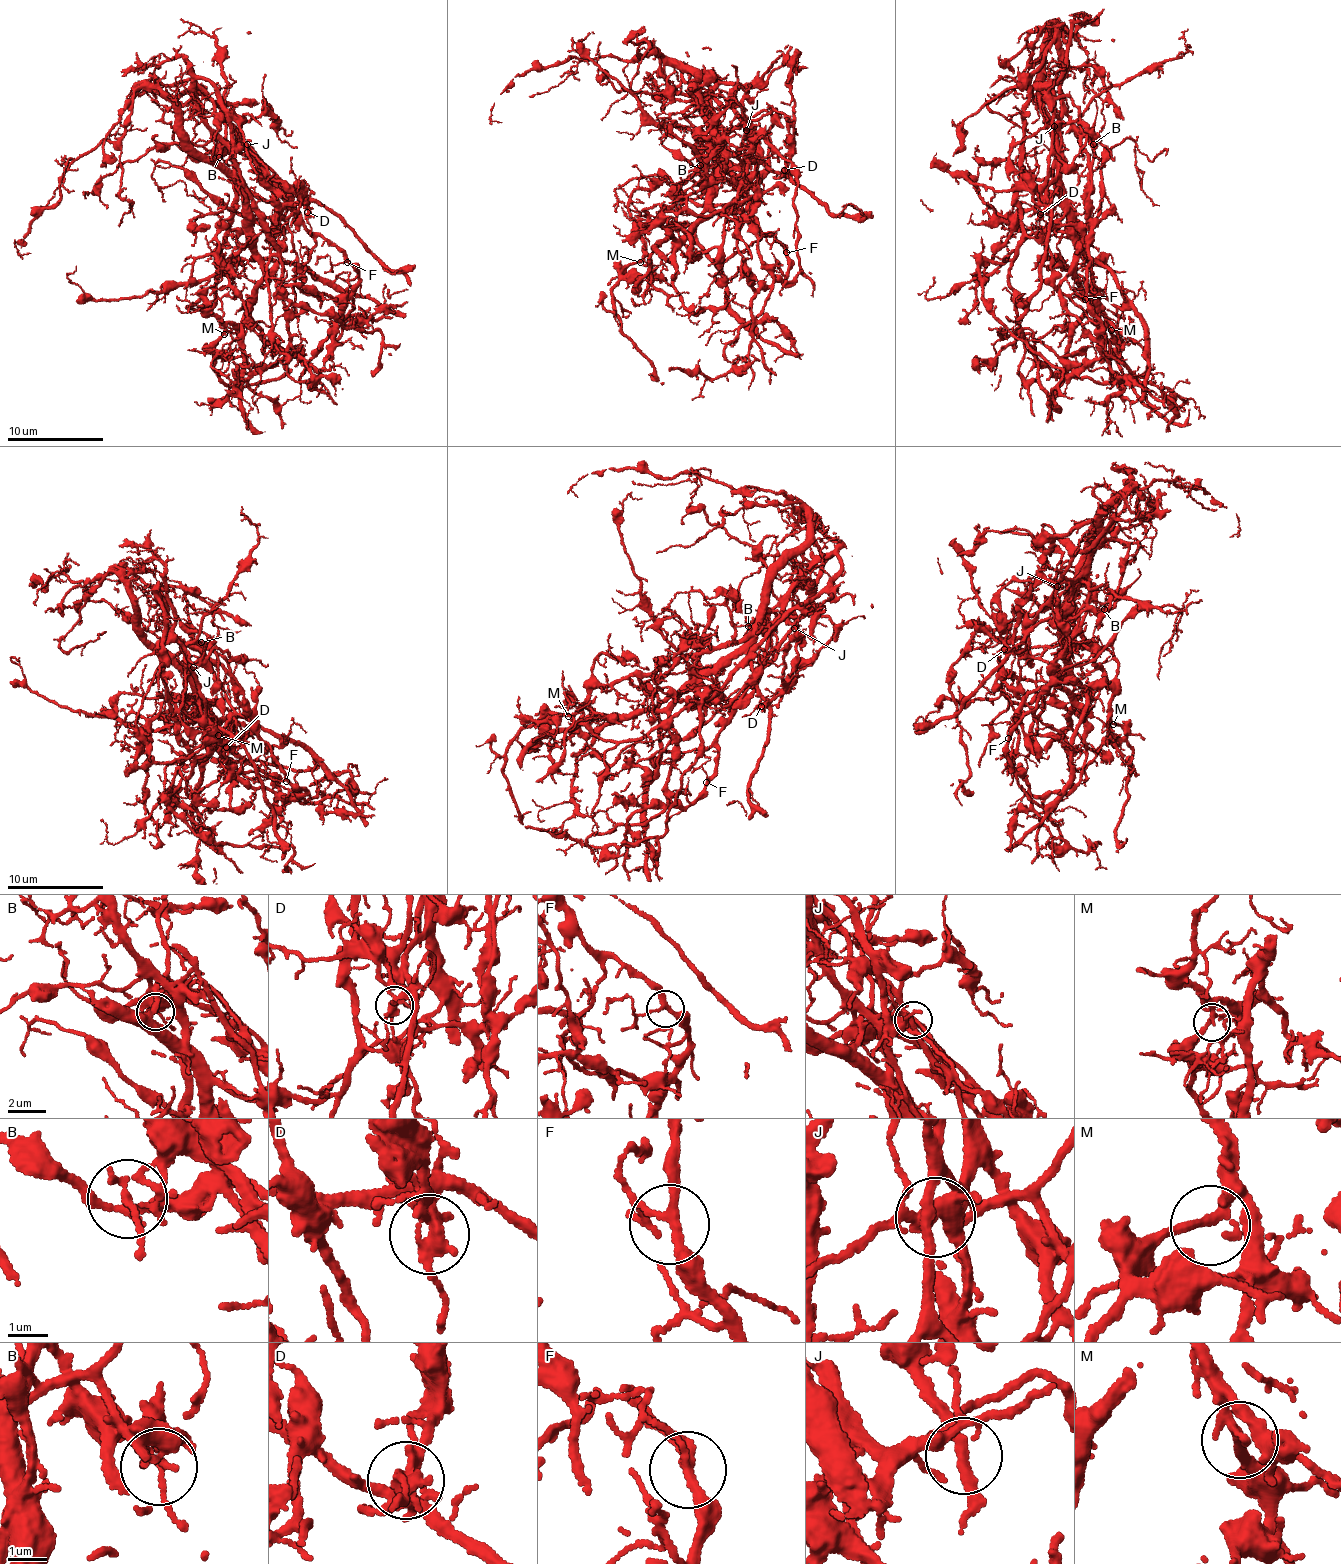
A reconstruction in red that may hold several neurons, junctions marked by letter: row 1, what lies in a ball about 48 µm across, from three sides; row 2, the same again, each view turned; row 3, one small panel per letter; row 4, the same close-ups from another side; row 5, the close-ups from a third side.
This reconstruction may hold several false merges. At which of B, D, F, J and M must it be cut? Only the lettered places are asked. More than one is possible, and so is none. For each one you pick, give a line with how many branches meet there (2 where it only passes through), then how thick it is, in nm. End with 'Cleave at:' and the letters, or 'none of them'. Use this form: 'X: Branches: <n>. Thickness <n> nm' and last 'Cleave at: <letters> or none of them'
B: Branches: 2. Thickness 150 nm
D: Branches: 2. Thickness 400 nm
Cleave at: B, D

